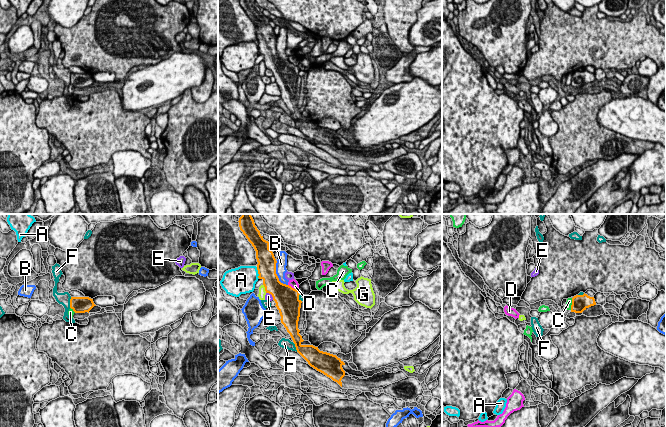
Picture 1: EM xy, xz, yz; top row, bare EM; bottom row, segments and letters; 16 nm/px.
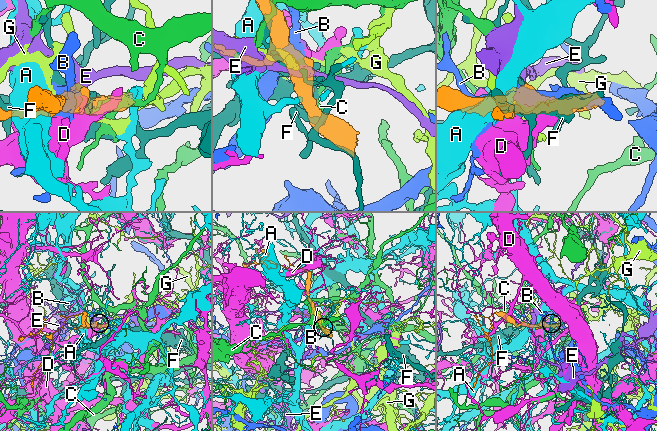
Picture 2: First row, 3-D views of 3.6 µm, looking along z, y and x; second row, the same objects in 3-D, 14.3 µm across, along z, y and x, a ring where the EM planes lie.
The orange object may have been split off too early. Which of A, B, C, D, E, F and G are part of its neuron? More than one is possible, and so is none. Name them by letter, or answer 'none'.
none

